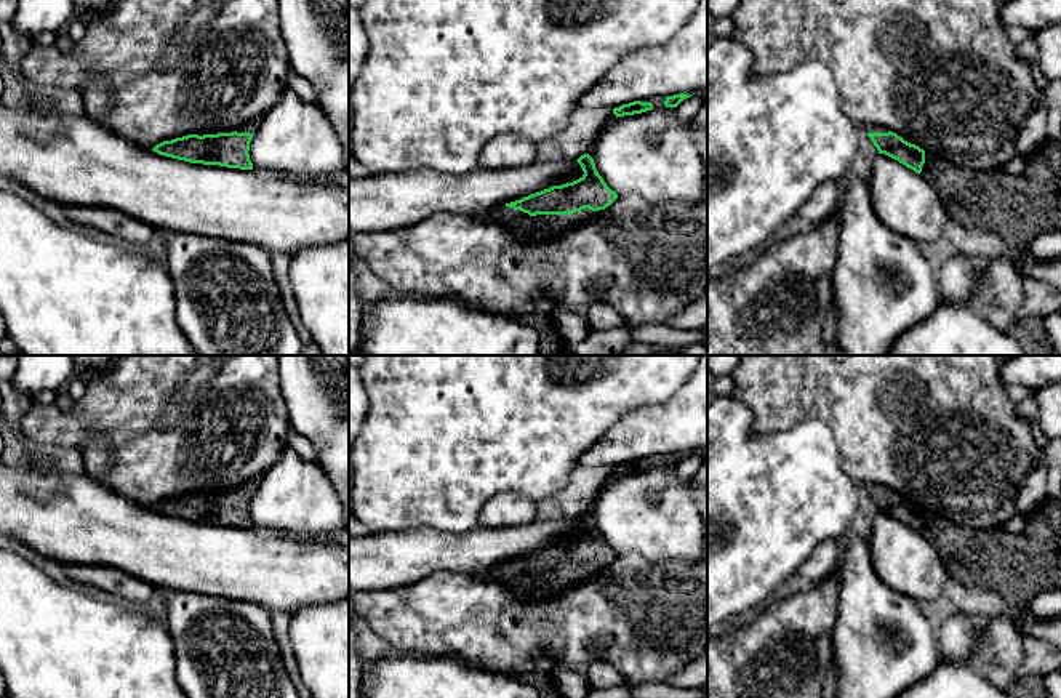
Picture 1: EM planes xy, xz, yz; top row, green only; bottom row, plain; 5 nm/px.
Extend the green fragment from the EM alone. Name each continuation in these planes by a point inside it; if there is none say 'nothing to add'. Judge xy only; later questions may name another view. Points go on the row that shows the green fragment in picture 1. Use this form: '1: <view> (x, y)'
1: xy (252, 127)

